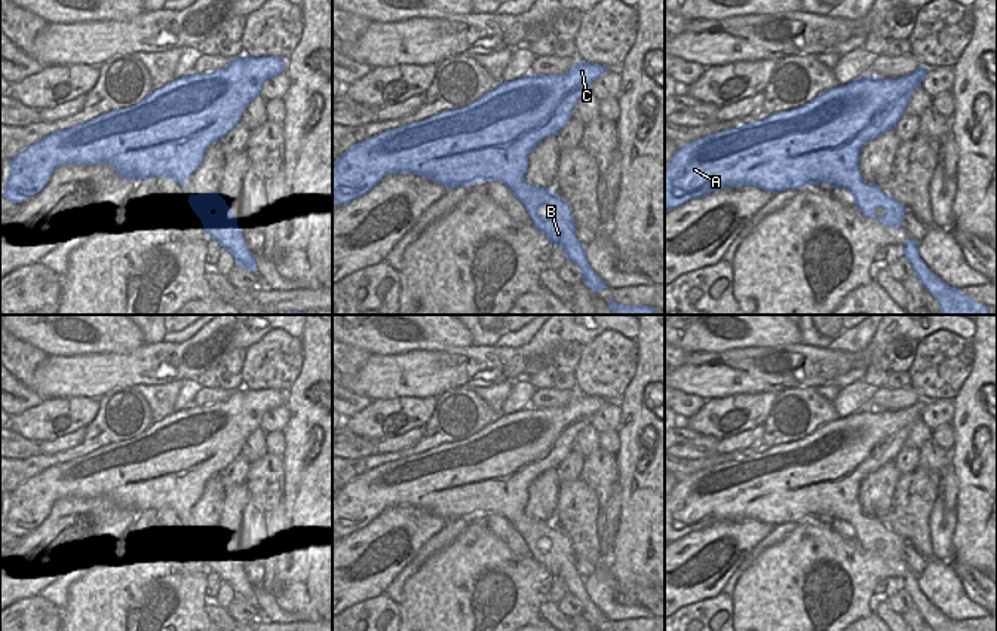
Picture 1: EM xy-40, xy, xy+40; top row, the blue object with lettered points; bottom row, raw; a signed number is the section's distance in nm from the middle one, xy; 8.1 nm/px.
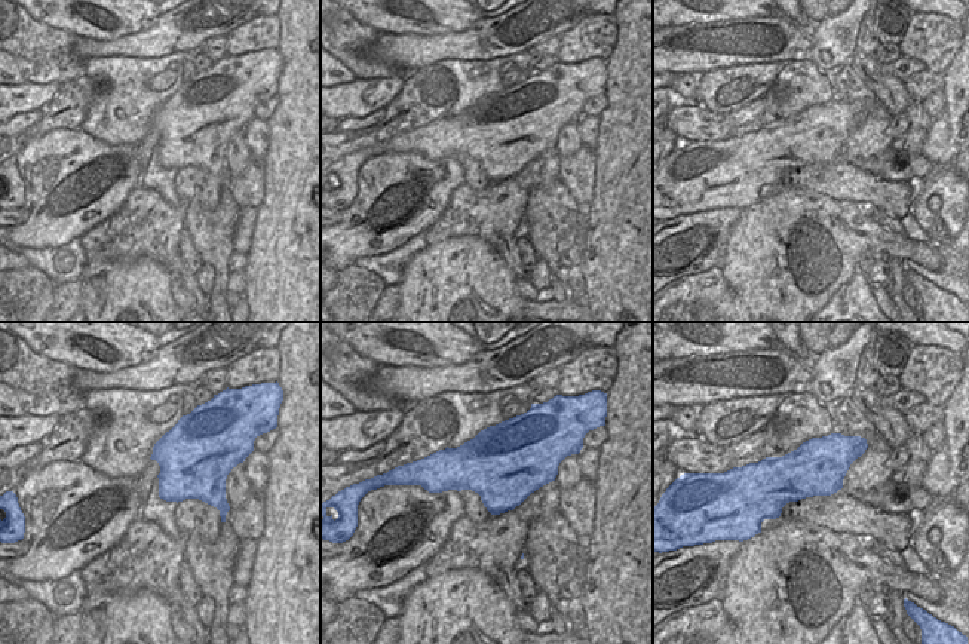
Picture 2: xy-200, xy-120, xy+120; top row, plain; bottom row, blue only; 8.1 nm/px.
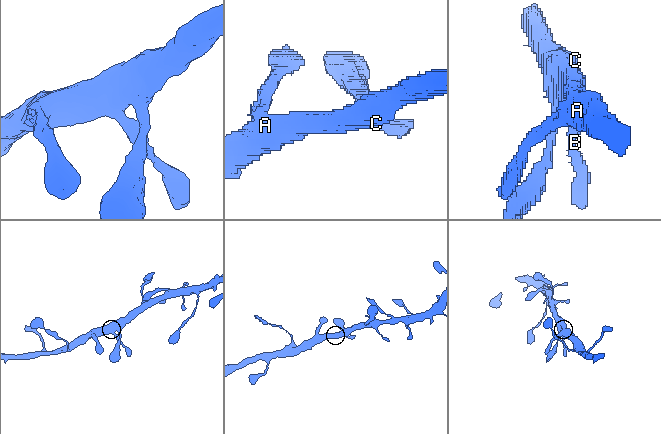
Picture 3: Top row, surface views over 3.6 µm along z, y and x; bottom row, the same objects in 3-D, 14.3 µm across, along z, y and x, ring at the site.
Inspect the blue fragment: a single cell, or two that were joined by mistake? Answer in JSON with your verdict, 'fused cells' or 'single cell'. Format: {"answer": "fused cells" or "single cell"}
{"answer": "single cell"}

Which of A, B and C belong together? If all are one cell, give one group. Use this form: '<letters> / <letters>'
A B C

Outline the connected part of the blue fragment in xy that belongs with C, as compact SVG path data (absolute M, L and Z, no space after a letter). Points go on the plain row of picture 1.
M579 393L565 407L527 407L500 417L479 432L457 442L445 442L421 454L387 462L347 484L332 497L332 532L340 537L366 527L386 508L415 506L426 509L447 523L457 518L470 520L482 514L500 514L516 529L553 579L561 579L567 592L583 607L583 615L593 624L607 622L605 615L592 603L586 579L576 570L576 557L570 537L553 521L531 518L525 514L528 487L549 468L573 451L577 434L592 423L592 417L608 404L602 396Z

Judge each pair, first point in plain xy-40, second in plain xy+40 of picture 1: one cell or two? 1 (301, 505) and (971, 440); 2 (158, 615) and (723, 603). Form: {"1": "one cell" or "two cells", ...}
{"1": "one cell", "2": "two cells"}

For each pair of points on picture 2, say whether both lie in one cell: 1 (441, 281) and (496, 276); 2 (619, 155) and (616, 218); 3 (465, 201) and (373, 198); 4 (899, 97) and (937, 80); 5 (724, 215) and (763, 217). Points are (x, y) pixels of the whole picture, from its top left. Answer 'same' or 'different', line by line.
1: same
2: same
3: different
4: different
5: different

